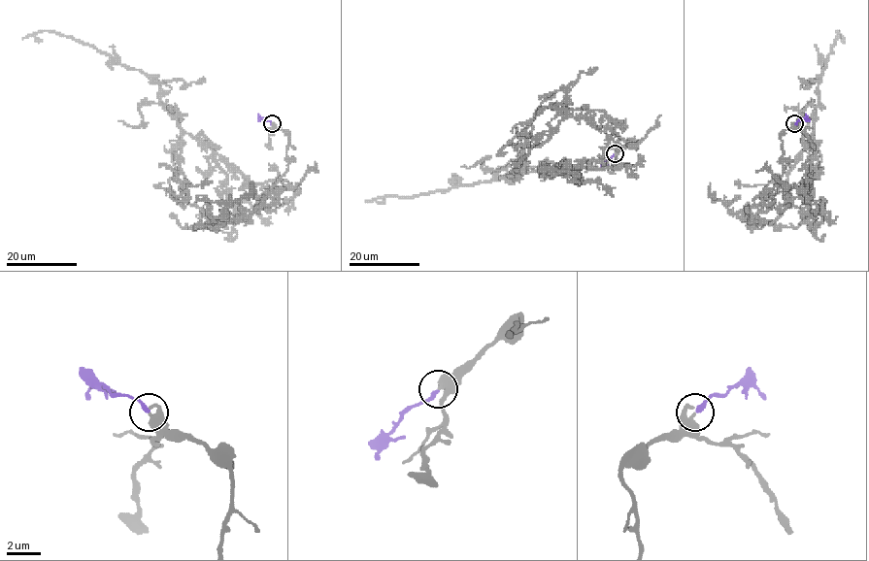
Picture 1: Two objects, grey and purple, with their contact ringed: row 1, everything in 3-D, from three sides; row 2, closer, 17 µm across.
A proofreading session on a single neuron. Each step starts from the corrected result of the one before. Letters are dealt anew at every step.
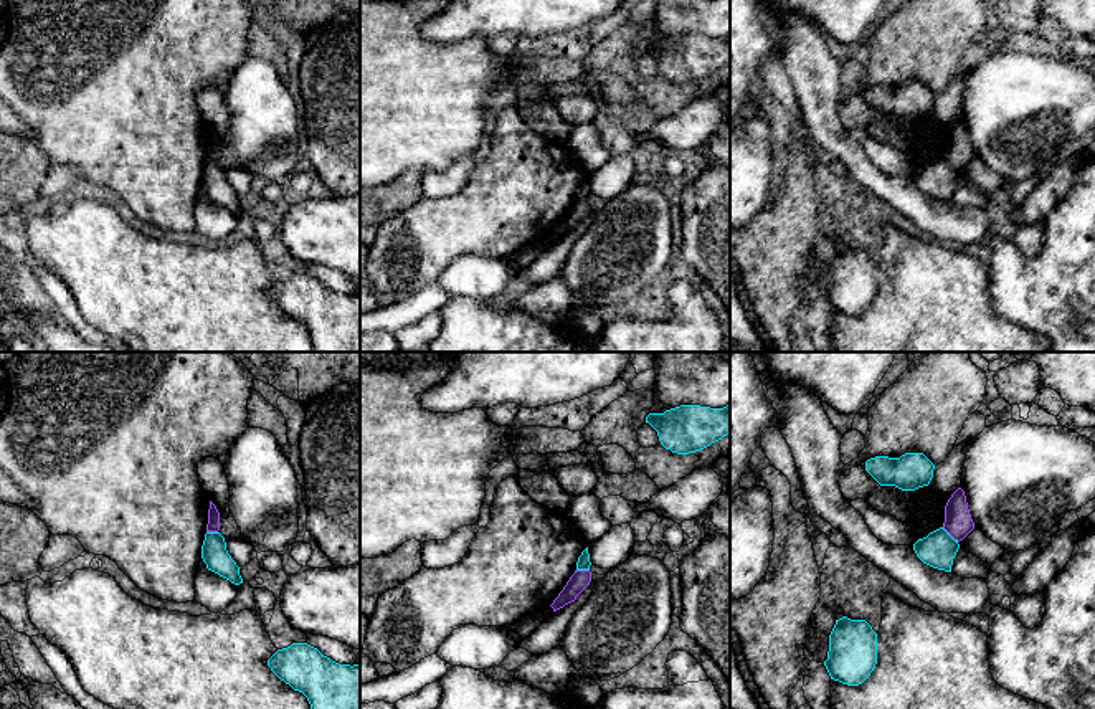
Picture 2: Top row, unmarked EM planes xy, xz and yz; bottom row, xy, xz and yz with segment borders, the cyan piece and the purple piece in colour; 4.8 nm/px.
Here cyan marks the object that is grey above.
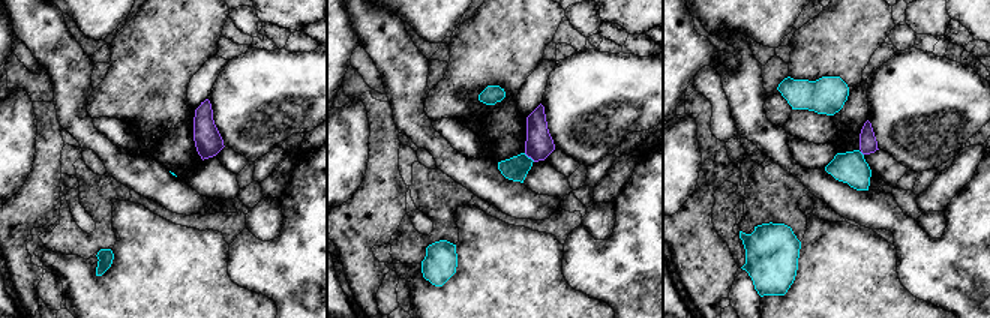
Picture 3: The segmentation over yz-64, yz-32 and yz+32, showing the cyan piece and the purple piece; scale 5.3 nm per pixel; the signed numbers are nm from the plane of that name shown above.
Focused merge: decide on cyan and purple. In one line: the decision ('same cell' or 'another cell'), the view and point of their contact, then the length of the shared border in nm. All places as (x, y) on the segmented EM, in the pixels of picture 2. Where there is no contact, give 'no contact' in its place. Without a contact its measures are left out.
another cell | yz (948, 534) | 110 nm

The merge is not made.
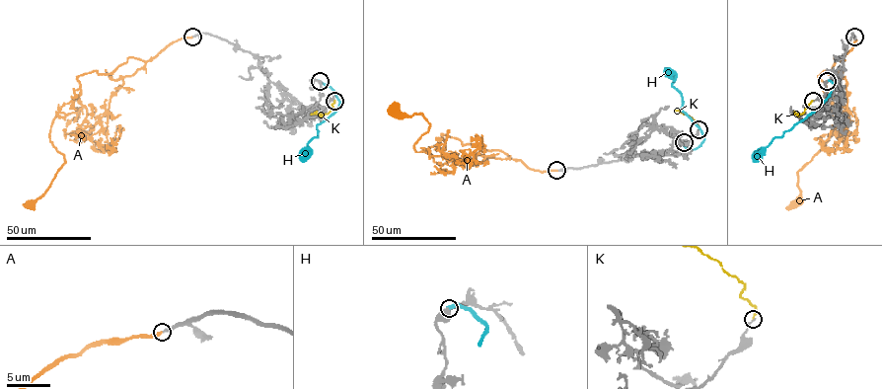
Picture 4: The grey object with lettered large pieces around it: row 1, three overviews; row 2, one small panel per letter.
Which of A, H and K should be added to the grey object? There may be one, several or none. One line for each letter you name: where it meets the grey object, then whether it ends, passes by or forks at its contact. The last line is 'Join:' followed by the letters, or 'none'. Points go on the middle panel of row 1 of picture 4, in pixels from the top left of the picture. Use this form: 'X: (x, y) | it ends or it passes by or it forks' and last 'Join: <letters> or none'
A: (556, 170) | it ends
Join: A

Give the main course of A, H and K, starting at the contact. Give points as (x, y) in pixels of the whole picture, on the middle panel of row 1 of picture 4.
A: (557, 171), (442, 133), (445, 149), (415, 152), (429, 123), (389, 108)
H: (684, 142), (689, 150), (696, 149), (703, 136), (681, 109), (681, 94), (669, 72)
K: (698, 129), (693, 117), (676, 111)

